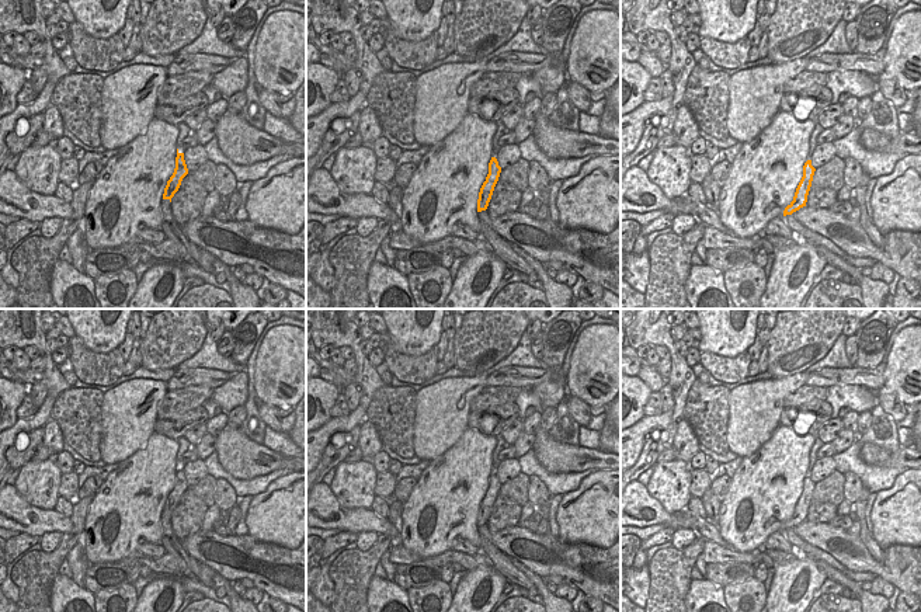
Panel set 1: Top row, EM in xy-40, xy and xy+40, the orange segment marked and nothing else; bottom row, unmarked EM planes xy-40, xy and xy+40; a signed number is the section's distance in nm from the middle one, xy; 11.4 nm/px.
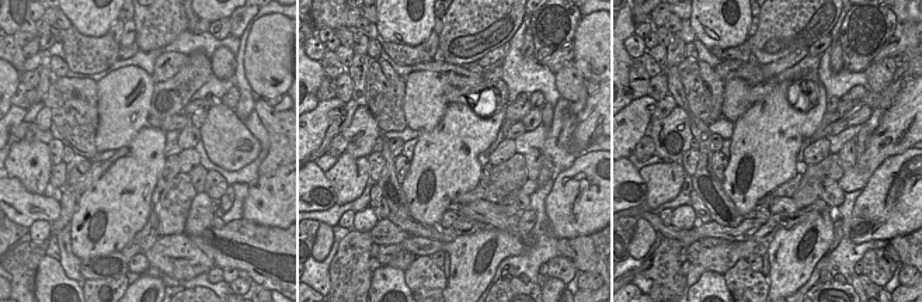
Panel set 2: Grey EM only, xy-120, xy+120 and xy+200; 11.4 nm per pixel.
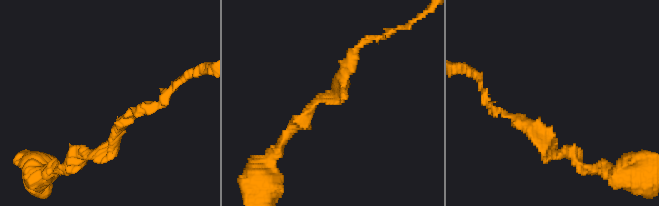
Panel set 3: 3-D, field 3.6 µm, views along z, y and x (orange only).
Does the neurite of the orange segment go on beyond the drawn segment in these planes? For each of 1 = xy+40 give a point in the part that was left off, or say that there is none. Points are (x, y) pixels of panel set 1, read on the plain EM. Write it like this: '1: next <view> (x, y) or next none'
1: next none

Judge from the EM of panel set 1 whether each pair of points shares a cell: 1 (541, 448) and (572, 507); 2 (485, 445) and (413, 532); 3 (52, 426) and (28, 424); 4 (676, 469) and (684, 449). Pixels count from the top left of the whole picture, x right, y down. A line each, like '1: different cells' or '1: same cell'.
1: different cells
2: same cell
3: different cells
4: different cells

